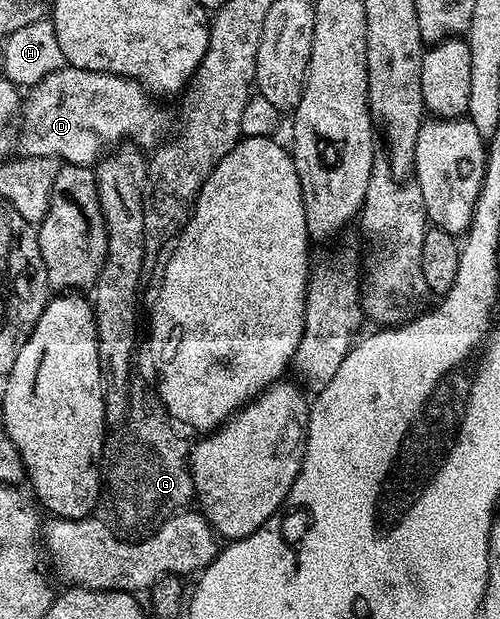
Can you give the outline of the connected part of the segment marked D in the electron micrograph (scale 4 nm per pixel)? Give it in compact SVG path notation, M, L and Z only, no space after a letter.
M66 64L58 72L50 72L50 76L46 76L37 86L27 91L22 102L22 117L18 122L19 153L30 158L59 160L70 166L95 167L103 155L128 139L137 147L155 148L170 134L168 114L156 102L159 101L153 100L148 91L132 78L83 70Z

